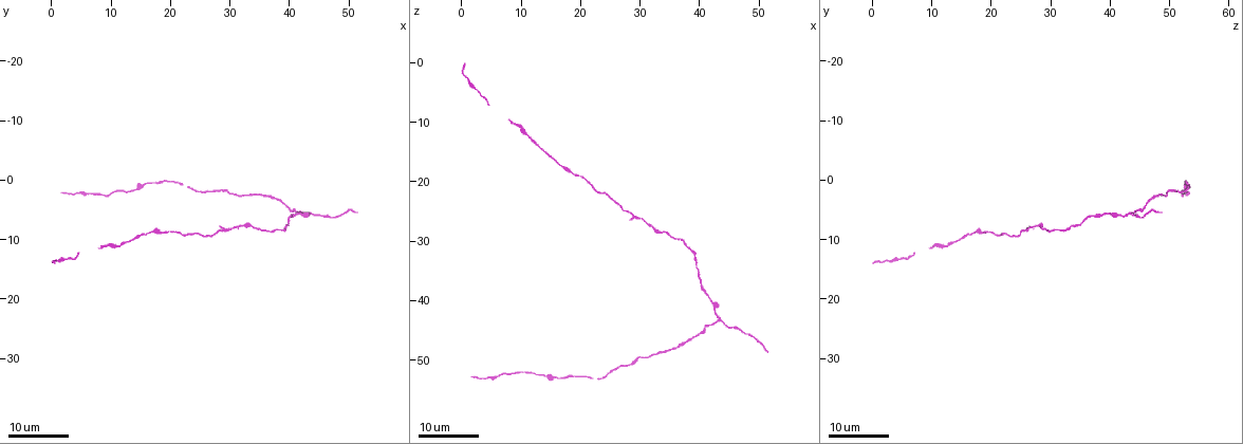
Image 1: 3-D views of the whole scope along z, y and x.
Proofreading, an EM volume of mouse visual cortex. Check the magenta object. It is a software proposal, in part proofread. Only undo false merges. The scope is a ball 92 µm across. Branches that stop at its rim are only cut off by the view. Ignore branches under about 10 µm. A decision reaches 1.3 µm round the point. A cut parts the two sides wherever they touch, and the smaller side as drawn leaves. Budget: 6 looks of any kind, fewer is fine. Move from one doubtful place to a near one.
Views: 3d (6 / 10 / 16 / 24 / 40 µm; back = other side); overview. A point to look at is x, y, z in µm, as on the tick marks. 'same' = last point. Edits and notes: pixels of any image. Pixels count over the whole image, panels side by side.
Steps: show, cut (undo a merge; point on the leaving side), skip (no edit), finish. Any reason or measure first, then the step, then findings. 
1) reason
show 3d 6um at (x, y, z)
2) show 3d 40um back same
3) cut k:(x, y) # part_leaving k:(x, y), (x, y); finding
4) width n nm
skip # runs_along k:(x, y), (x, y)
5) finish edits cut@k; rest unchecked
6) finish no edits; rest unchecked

sudden change in width
show 3d 24um at (39.5, 8.0, 34.0)

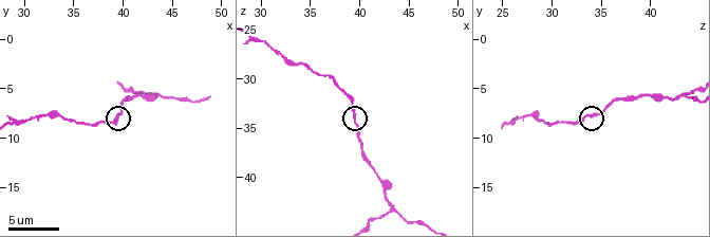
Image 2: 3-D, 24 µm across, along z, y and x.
closer look
show 3d 6um at (39.4, 7.6, 33.8)

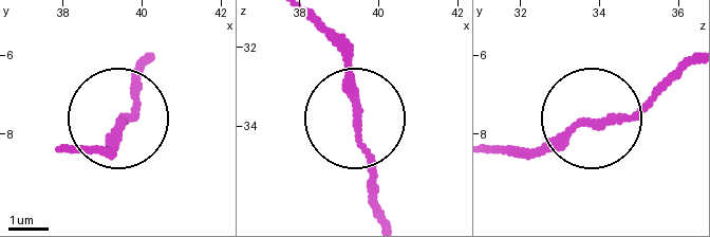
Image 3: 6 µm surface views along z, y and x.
other side
show 3d 6um back at (39.45, 7.80, 33.85)

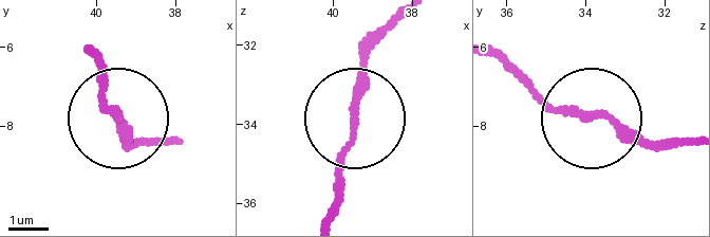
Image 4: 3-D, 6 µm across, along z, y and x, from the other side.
skip # runs_along 4:(537, 91), (583, 119), (682, 139); continuous, no second cell

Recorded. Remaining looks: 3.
thin arm on a thick one
show 3d 24um at (28.5, 8.0, 25.0)

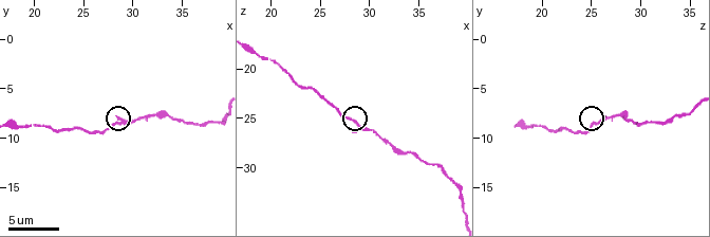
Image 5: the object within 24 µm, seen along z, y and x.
zoom in
show 3d 10um at (28.6, 8.4, 25.4)

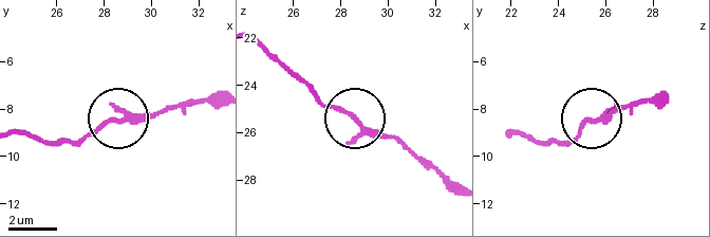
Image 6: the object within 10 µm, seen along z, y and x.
arms 3
skip # runs_along 6:(453, 183), (393, 137), (374, 133), (316, 94); one cell here

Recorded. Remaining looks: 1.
finish no edits; rest unchecked

